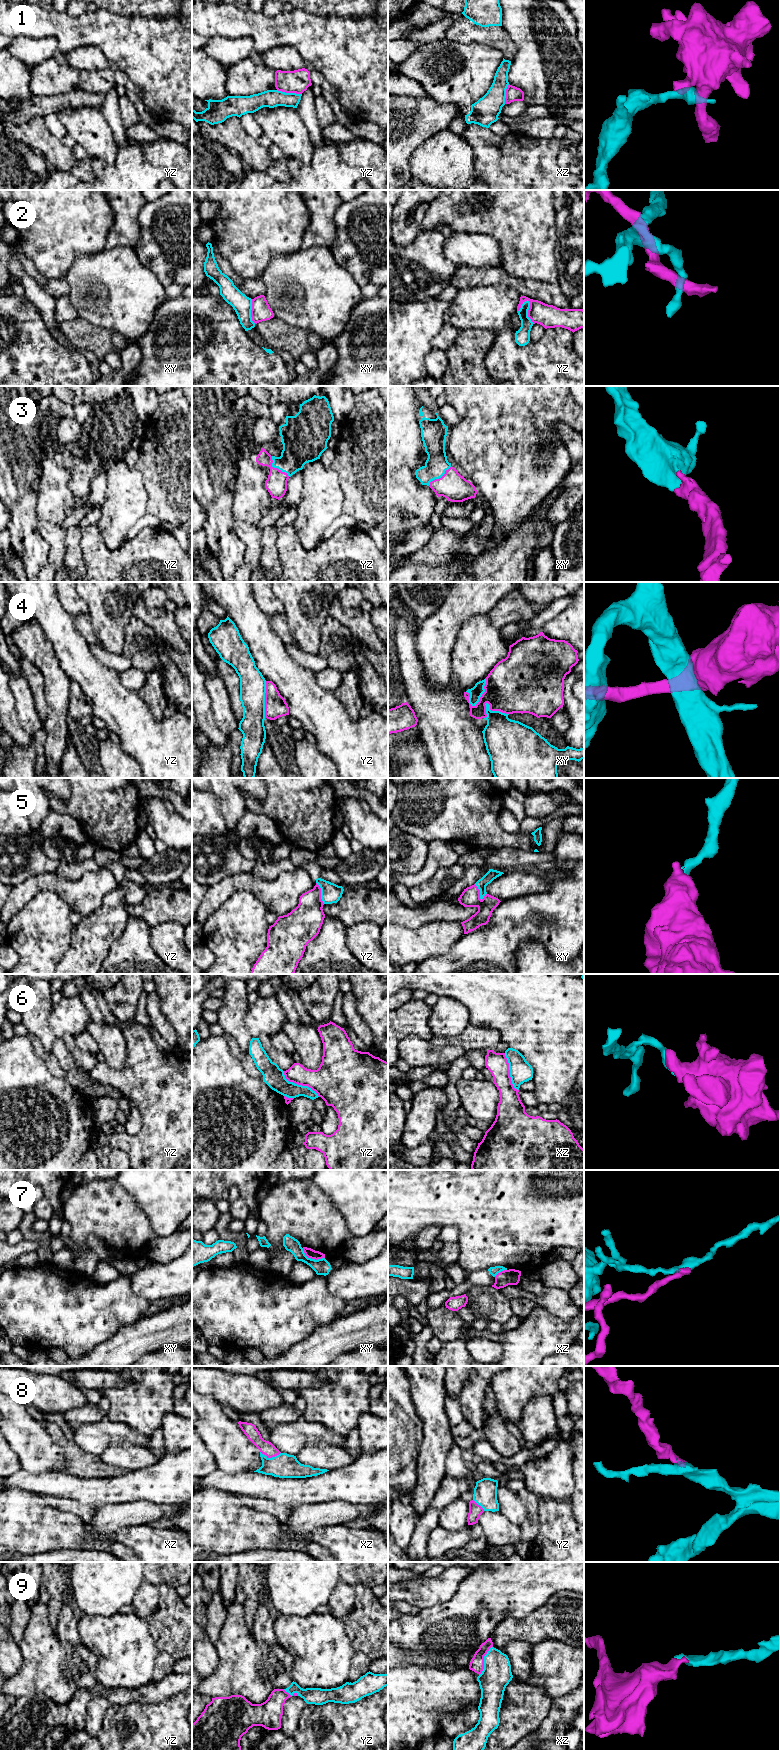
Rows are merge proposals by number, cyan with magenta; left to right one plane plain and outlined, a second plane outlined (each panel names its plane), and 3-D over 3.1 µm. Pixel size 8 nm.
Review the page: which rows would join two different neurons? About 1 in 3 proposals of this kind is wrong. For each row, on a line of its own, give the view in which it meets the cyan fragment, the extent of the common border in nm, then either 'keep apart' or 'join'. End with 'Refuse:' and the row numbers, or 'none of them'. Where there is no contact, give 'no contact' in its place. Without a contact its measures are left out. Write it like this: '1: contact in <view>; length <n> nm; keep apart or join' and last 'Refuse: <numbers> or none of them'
1: contact in yz; length 200 nm; keep apart
2: contact in yz; length 200 nm; keep apart
3: contact in yz; length 220 nm; join
4: contact in xy; length 260 nm; keep apart
5: contact in xy; length 150 nm; join
6: contact in yz; length 360 nm; keep apart
7: contact in xy; length 200 nm; keep apart
8: contact in xz; length 170 nm; join
9: contact in xz; length 260 nm; join
Refuse: 1, 2, 4, 6, 7

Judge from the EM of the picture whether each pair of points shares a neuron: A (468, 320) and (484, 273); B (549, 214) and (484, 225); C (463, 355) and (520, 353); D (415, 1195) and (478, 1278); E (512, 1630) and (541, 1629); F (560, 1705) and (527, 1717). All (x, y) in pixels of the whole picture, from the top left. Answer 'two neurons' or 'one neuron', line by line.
A: two neurons
B: one neuron
C: two neurons
D: two neurons
E: one neuron
F: two neurons

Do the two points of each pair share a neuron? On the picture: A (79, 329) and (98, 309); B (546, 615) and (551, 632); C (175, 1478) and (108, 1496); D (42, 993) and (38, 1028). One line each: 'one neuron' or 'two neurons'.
A: two neurons
B: two neurons
C: one neuron
D: one neuron

